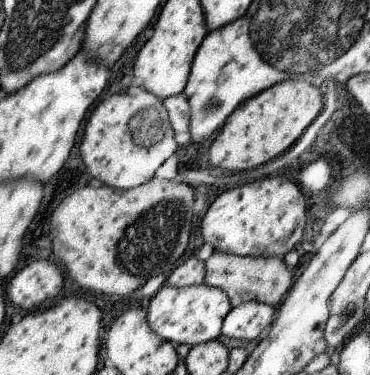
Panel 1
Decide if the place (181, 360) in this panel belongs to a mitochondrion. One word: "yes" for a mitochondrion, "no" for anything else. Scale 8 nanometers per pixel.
no

